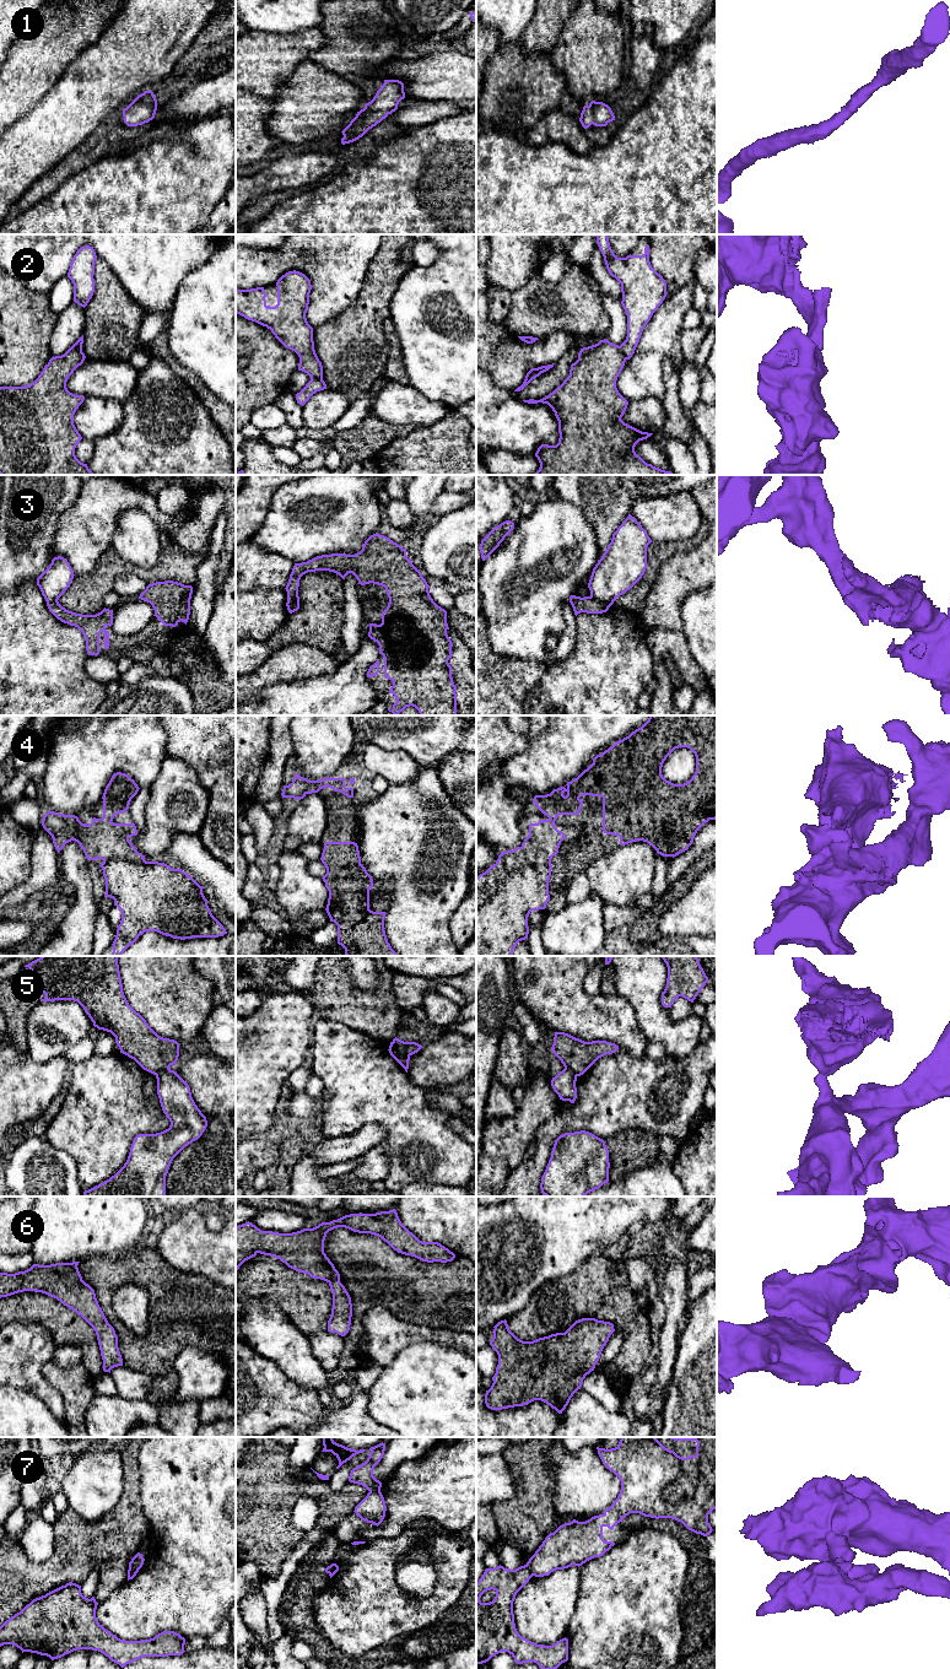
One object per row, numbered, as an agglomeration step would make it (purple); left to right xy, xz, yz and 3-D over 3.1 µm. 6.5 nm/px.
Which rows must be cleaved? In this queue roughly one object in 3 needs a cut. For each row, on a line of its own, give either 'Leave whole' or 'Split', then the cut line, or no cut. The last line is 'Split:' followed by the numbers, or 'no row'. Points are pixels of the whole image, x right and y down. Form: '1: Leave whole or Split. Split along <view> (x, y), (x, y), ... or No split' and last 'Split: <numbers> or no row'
1: Leave whole. No split
2: Split. Split along yz (619, 346), (626, 358)
3: Split. Split along yz (590, 595), (609, 606)
4: Leave whole. No split
5: Split. Split along xz (390, 1042), (409, 1056)
6: Leave whole. No split
7: Split. Split along yz (527, 1564), (533, 1575)
Split: 2, 3, 5, 7

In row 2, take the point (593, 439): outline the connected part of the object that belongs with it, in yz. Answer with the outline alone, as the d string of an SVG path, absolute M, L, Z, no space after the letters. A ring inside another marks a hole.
M600 340L581 349L570 376L552 393L540 400L523 400L547 404L558 421L558 443L538 448L535 457L540 468L533 475L674 475L647 464L635 452L636 444L653 433L642 432L621 420L628 401L619 393L616 380L625 362L619 345Z

